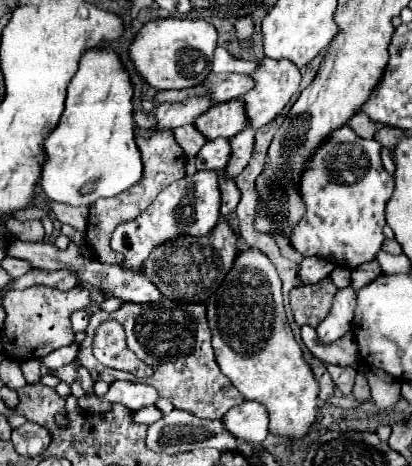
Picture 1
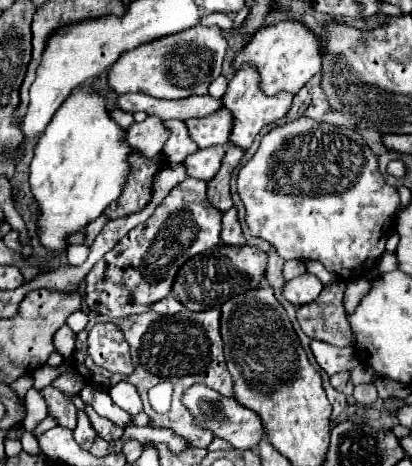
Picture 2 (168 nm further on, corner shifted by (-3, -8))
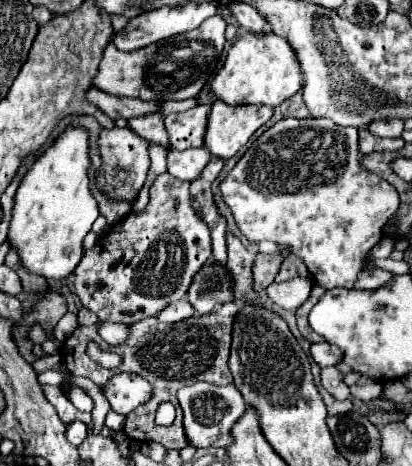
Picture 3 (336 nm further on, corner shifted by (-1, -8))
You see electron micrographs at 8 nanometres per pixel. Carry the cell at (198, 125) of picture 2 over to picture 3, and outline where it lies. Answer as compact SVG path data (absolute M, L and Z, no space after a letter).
M200 104L188 112L168 114L164 122L170 136L170 148L186 150L186 148L204 146L204 128L208 124L210 110L212 110L210 104Z

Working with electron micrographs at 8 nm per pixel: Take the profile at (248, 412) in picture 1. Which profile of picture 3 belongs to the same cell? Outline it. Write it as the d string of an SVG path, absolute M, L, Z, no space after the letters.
M190 382L178 390L178 402L184 410L184 432L190 444L196 448L228 448L228 444L232 442L232 424L236 424L236 420L240 420L240 416L246 412L242 394L234 384L214 386L208 382Z

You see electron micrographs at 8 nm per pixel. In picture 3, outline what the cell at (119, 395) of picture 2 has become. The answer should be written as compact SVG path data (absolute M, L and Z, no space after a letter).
M116 374L102 388L110 406L118 414L130 414L134 408L150 400L150 384L138 374Z

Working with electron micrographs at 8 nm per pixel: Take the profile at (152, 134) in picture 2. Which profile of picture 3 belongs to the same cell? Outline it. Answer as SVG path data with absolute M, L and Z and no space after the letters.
M112 128L112 130L102 130L98 138L100 154L102 154L102 168L98 170L98 188L114 200L136 200L140 188L146 182L146 174L150 168L150 156L148 156L148 142L130 128Z

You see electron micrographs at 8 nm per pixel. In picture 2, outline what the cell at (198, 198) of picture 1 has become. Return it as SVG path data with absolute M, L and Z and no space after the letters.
M186 178L176 184L158 204L154 214L134 230L130 230L84 278L86 306L92 312L126 318L148 312L150 306L166 298L172 290L176 274L184 262L220 244L222 214L206 200L206 182Z

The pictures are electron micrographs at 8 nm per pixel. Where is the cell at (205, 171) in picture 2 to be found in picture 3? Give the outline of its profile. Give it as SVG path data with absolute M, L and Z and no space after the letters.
M190 148L184 152L168 152L168 172L178 178L192 182L196 176L200 176L202 168L208 164L212 154L208 148Z

